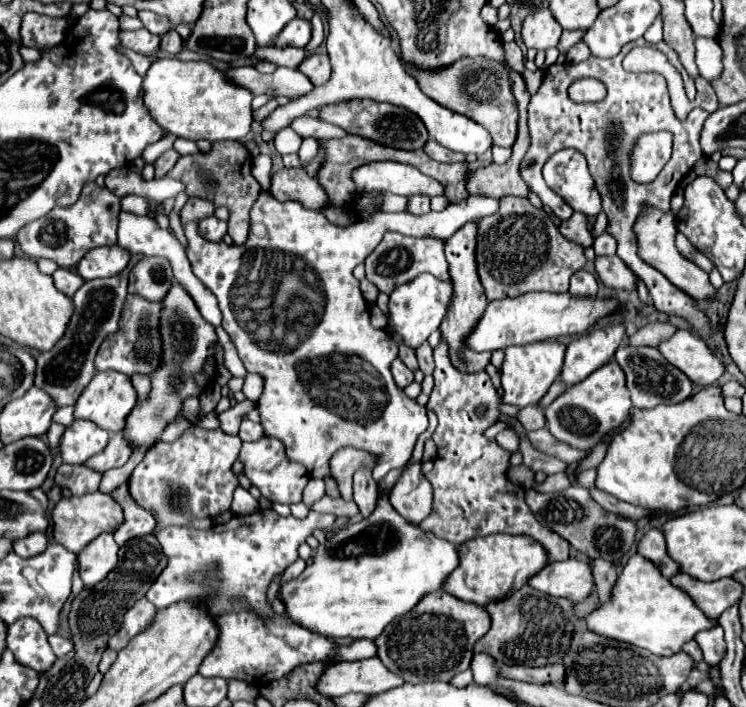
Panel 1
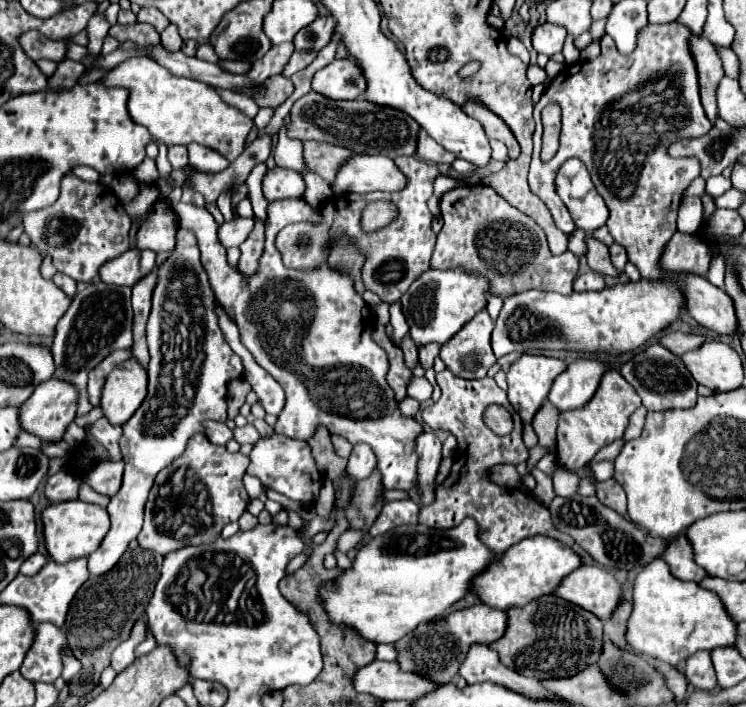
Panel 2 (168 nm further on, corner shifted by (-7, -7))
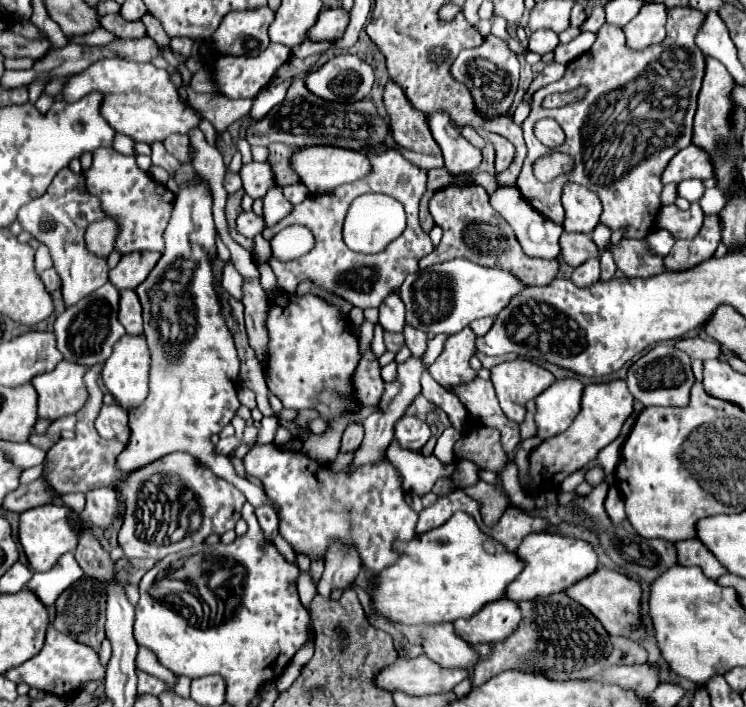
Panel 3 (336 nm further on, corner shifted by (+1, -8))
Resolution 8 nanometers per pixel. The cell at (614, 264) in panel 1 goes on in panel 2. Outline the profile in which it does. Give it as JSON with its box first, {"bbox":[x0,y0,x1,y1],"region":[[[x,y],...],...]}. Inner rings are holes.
{"bbox":[586,233,620,277],"region":[[[588,233],[588,235],[586,235],[586,247],[588,247],[588,251],[586,251],[586,261],[588,261],[588,267],[590,267],[592,271],[598,271],[598,273],[610,275],[610,277],[618,277],[618,275],[620,275],[620,271],[614,269],[614,265],[612,265],[612,261],[610,261],[608,247],[606,247],[602,241],[594,239],[594,237]]]}

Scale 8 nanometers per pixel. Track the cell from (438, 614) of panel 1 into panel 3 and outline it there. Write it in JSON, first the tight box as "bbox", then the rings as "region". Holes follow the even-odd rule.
{"bbox":[454,598,518,642],"region":[[[502,598],[484,604],[484,608],[480,608],[480,612],[476,612],[476,616],[472,618],[456,620],[454,632],[460,632],[460,638],[464,638],[466,642],[500,642],[516,630],[518,622],[518,602]]]}

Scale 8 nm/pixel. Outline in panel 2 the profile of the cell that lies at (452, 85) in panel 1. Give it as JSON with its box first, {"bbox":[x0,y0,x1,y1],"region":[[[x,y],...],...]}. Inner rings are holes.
{"bbox":[462,103,520,159],"region":[[[466,103],[462,109],[464,109],[466,115],[474,117],[476,121],[480,121],[480,125],[484,127],[488,137],[498,139],[508,147],[508,159],[516,159],[520,155],[520,145],[518,145],[516,137],[512,135],[512,131],[504,125],[502,119],[498,119],[494,113],[490,113],[488,109],[480,107],[478,103]]]}

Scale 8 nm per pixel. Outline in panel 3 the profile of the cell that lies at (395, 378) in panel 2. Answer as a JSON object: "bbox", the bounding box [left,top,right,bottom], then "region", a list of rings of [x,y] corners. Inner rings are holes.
{"bbox":[356,350,384,406],"region":[[[368,350],[362,360],[360,368],[356,370],[356,396],[360,396],[360,402],[364,406],[378,404],[384,394],[384,380],[380,376],[382,366],[372,350]]]}

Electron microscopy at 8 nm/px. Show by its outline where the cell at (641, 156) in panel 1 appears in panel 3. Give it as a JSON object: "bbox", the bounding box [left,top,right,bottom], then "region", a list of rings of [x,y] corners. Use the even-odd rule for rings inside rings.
{"bbox":[664,144,714,184],"region":[[[690,144],[688,148],[680,150],[664,170],[664,184],[670,182],[682,182],[688,178],[708,180],[714,176],[714,164],[710,162],[710,154],[696,144]]]}

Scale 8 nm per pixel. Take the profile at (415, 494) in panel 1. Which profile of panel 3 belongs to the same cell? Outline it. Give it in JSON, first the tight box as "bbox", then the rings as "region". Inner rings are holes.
{"bbox":[394,416,432,452],"region":[[[402,416],[396,422],[394,438],[400,442],[402,448],[408,448],[412,452],[422,452],[424,444],[432,438],[432,432],[428,424],[418,420],[416,416]]]}

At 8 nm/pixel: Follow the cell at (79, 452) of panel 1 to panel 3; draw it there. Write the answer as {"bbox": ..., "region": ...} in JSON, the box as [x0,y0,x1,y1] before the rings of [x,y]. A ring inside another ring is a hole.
{"bbox":[96,404,130,444],"region":[[[118,404],[102,406],[100,416],[96,418],[96,430],[102,438],[116,438],[122,444],[126,444],[130,436],[128,414]]]}

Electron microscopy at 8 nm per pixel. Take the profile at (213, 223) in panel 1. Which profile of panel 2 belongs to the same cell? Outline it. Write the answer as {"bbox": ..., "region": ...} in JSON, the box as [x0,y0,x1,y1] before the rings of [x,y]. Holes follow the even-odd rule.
{"bbox":[218,217,254,249],"region":[[[238,217],[232,219],[224,225],[218,227],[218,239],[220,243],[228,249],[228,247],[238,247],[240,243],[244,243],[244,239],[250,235],[252,231],[252,219],[254,217]]]}

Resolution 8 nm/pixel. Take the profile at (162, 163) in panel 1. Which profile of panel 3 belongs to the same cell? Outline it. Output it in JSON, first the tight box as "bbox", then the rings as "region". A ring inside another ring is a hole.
{"bbox":[164,134,190,162],"region":[[[172,134],[172,136],[168,136],[168,140],[164,140],[164,146],[180,162],[190,162],[190,158],[188,158],[188,146],[190,146],[188,135]]]}

